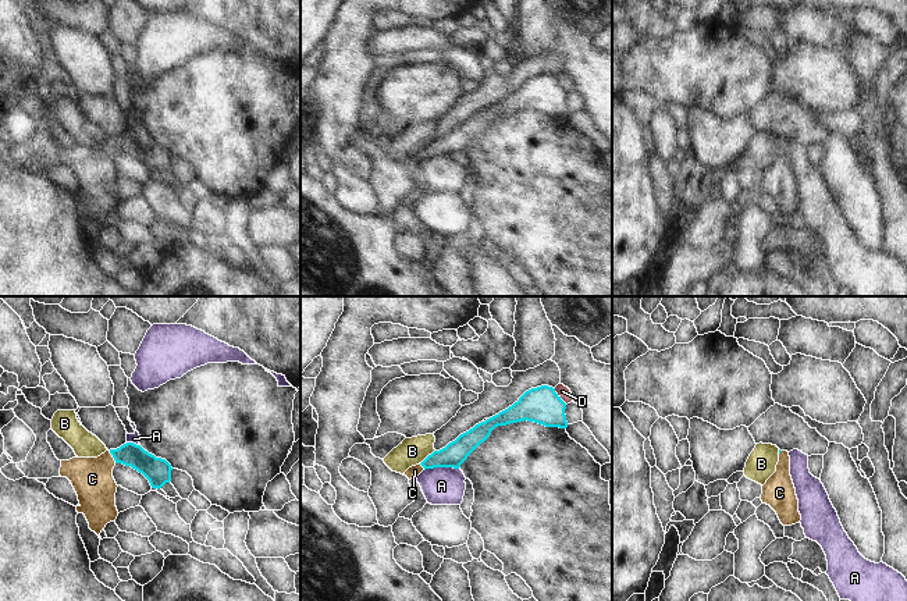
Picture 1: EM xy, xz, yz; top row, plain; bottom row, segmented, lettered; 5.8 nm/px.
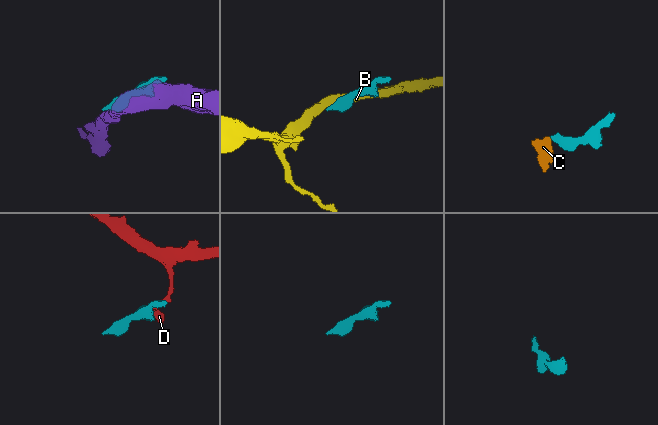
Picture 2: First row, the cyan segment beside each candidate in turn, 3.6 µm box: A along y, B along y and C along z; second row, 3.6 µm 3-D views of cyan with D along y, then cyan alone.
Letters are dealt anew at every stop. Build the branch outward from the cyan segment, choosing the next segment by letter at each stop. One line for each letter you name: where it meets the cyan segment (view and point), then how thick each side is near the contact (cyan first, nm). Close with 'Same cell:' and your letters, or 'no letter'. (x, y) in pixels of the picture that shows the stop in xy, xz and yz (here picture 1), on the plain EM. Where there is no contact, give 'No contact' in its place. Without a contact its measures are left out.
C: Touches cyan at xy (113, 145). Thickness 140 nm (cyan) against 240 nm
Same cell: C

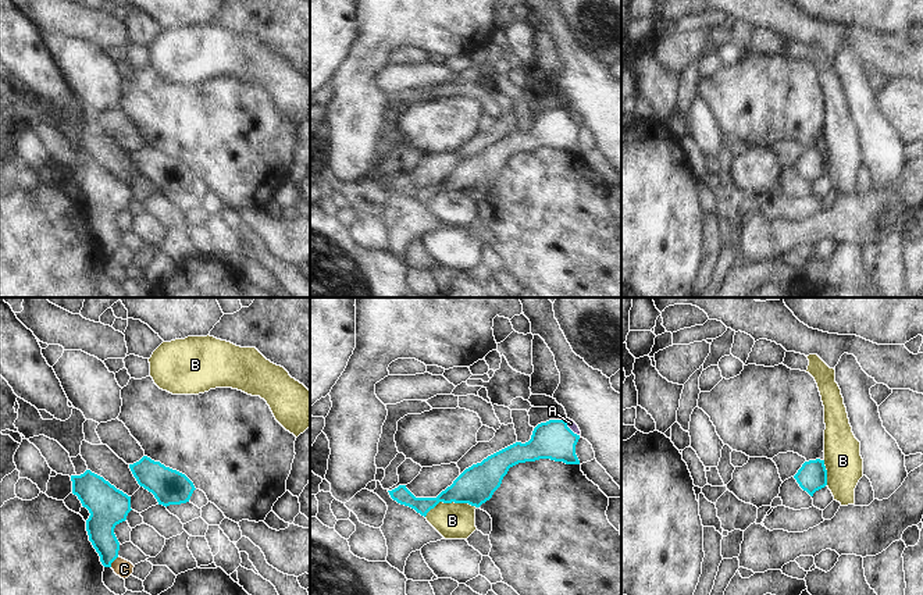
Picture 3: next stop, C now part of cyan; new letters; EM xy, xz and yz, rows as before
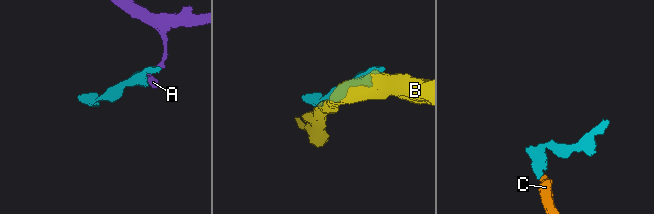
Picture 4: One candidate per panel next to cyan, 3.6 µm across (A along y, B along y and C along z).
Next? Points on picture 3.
Same cell: no letter

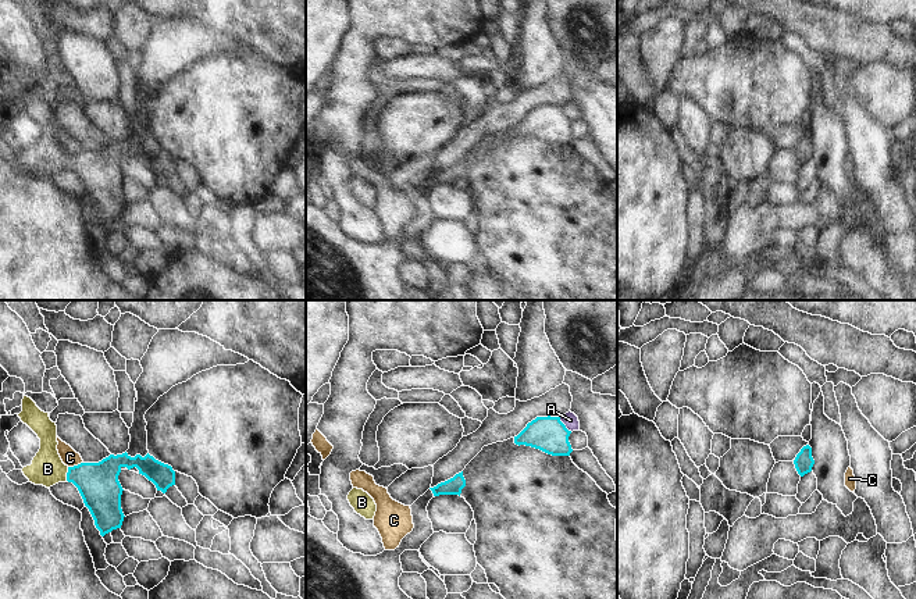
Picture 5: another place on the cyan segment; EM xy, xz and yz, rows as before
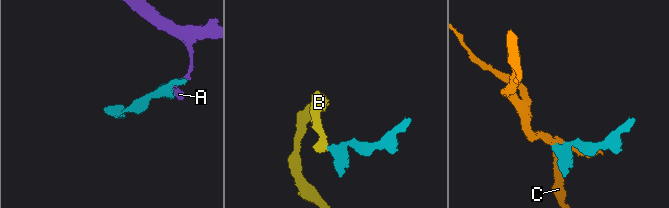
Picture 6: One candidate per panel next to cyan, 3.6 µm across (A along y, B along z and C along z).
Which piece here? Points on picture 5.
B: Touches cyan at xy (67, 163). Thickness 240 nm (cyan) against 190 nm
Same cell: B

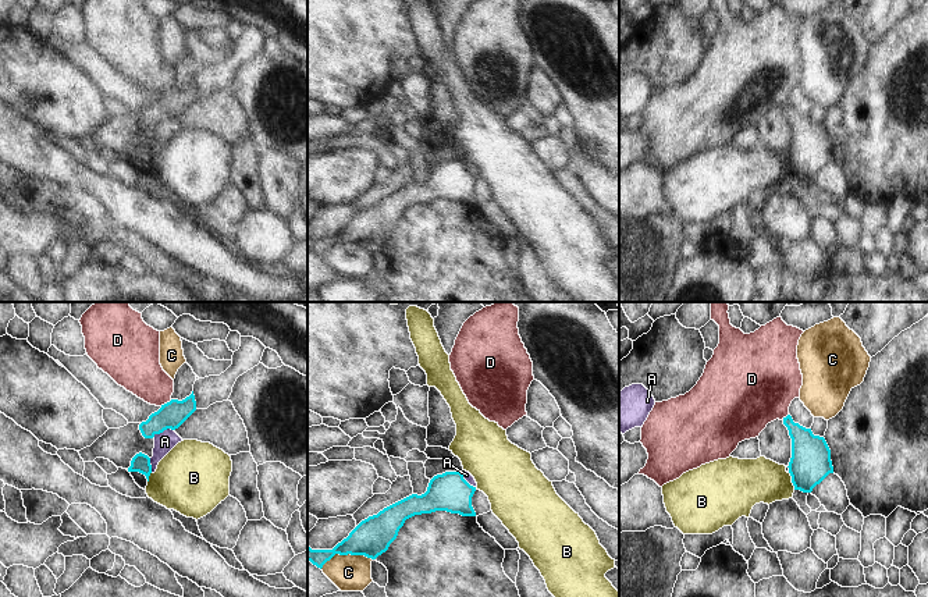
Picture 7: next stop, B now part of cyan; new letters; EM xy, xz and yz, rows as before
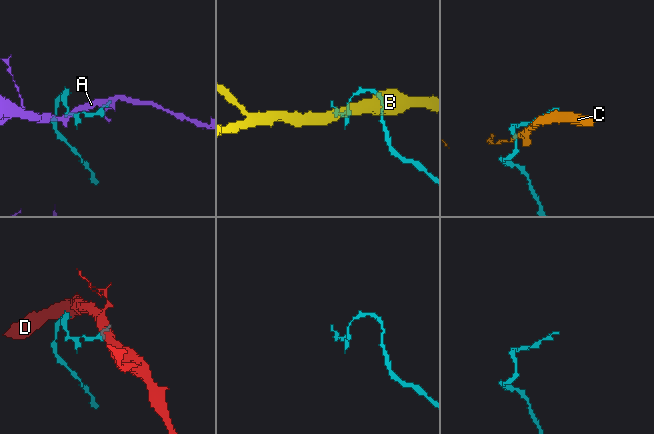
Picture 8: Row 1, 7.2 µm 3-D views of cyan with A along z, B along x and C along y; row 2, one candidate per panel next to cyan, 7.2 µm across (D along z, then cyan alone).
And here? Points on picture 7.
Same cell: no letter

